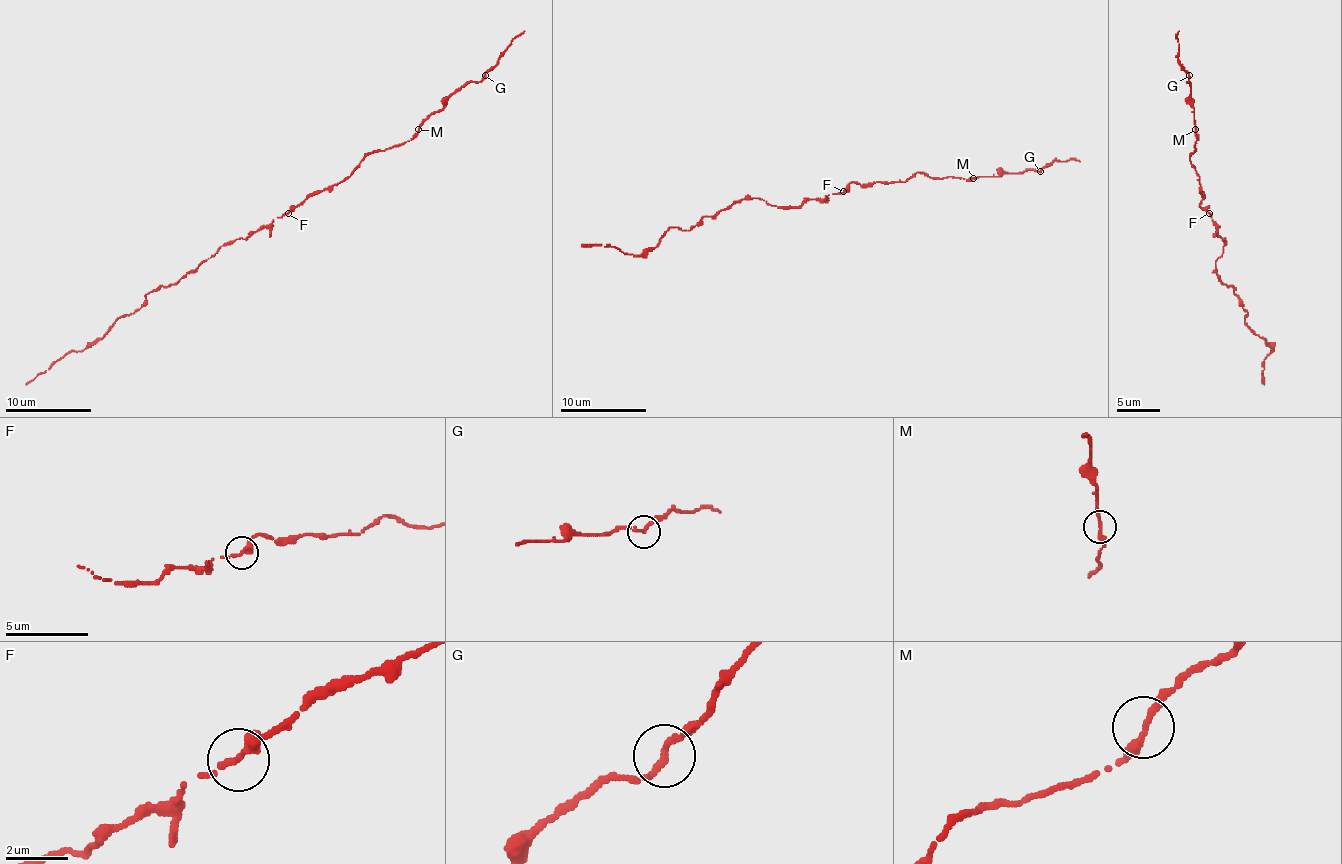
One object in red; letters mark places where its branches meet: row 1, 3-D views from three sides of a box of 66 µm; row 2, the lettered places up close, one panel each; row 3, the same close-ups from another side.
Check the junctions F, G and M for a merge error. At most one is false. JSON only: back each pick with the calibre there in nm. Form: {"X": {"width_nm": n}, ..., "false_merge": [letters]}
{"false_merge": []}

